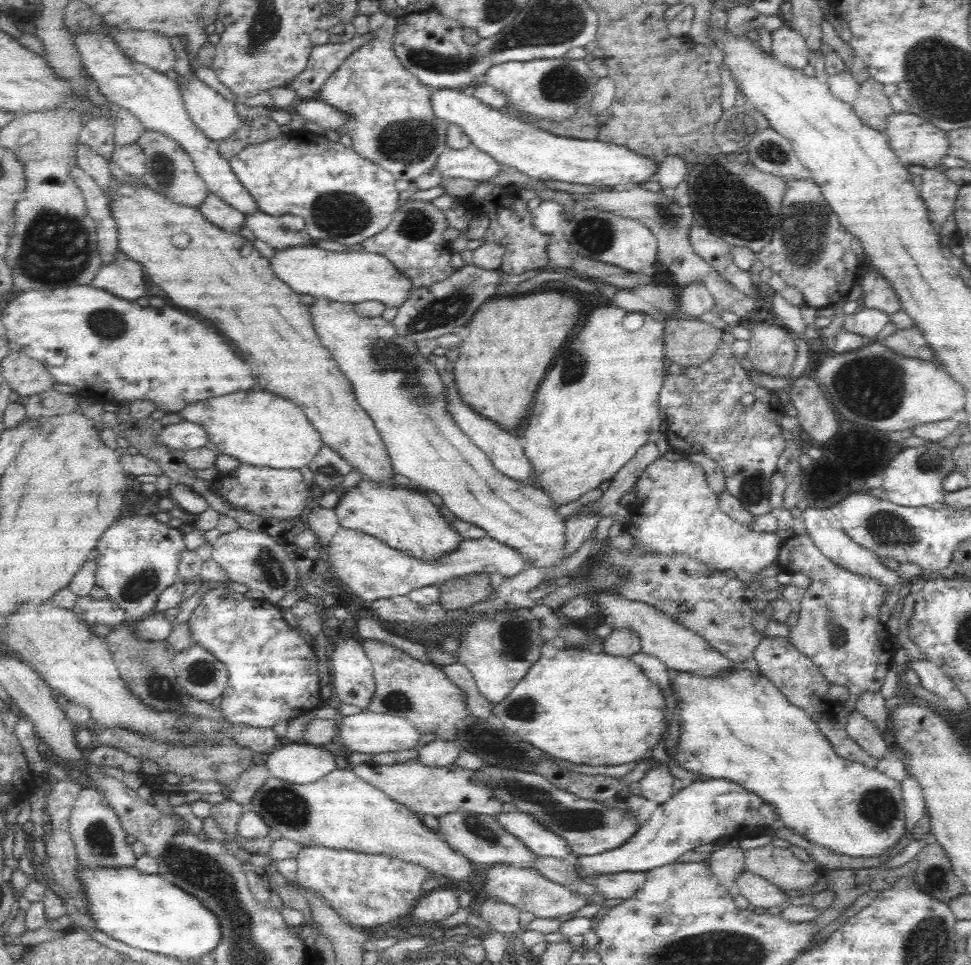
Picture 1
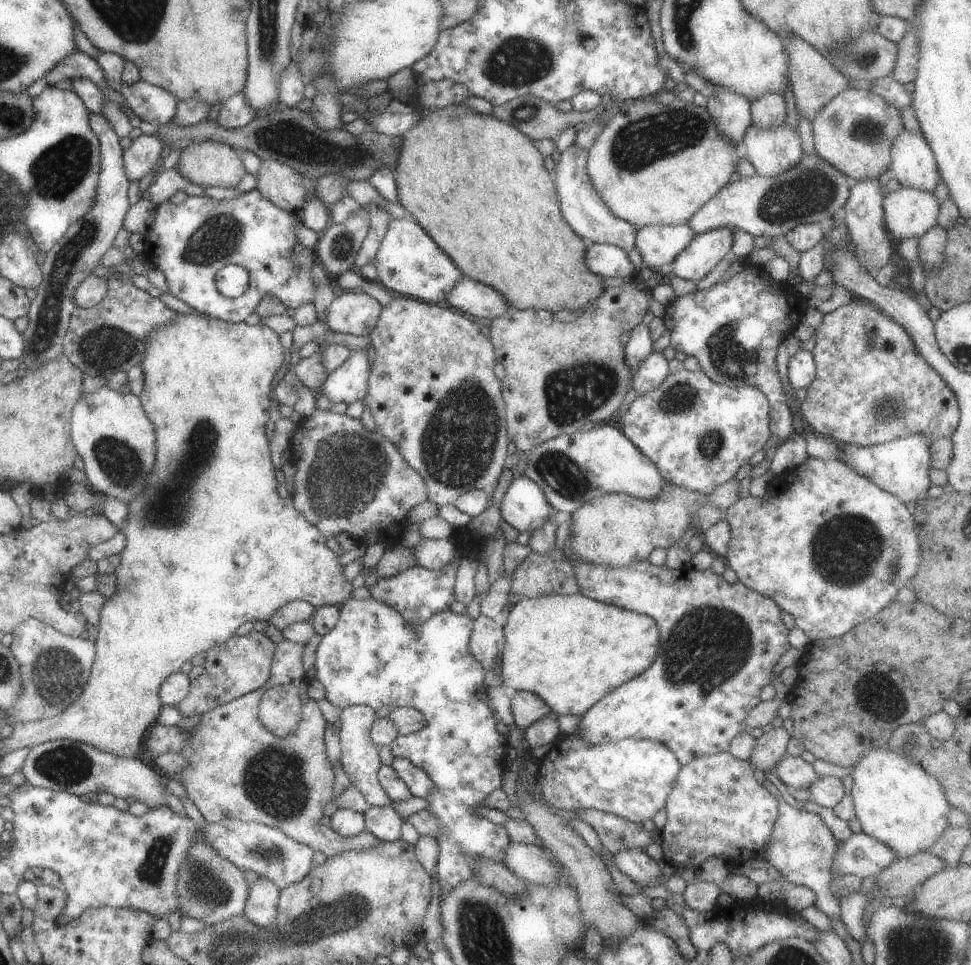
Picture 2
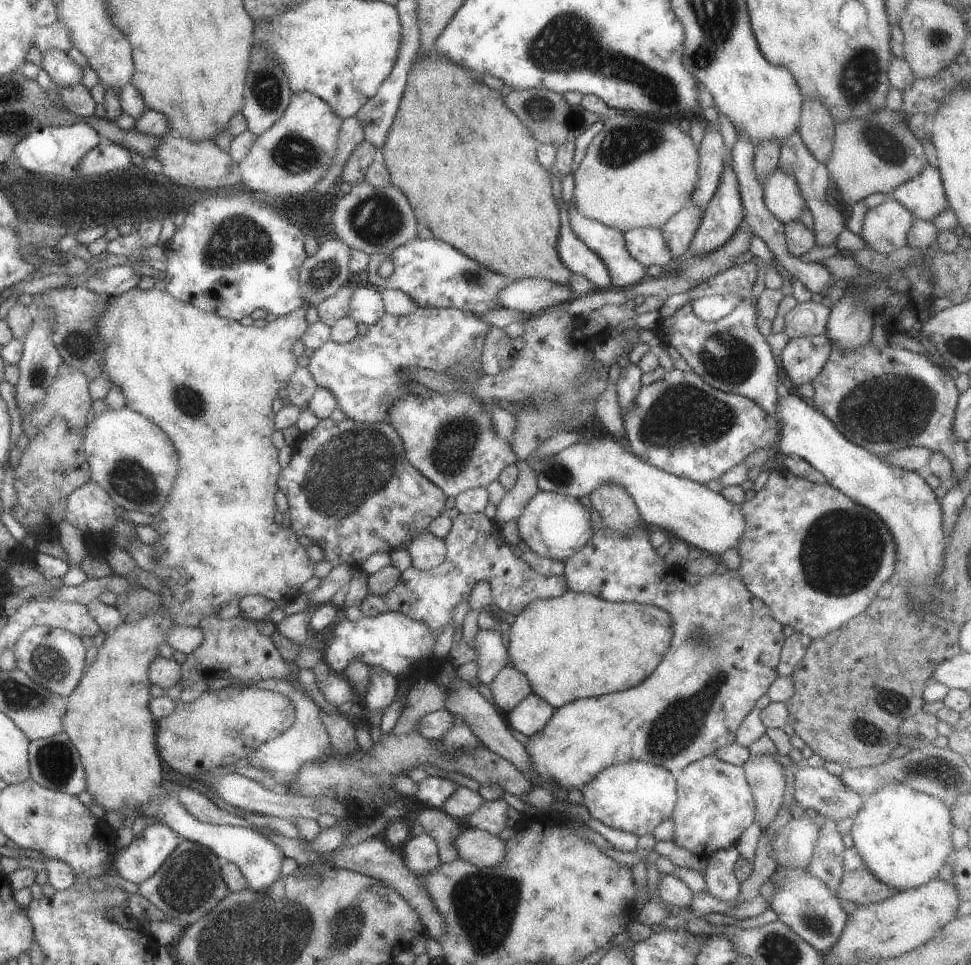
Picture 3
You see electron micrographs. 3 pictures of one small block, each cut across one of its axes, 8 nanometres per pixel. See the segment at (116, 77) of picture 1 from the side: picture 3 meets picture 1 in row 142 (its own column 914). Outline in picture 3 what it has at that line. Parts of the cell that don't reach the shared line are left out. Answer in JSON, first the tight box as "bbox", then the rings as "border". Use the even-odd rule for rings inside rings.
{"bbox":[893,166,948,221],"border":[[[926,166],[893,190],[893,198],[915,219],[931,221],[933,216],[948,210],[937,167]]]}

